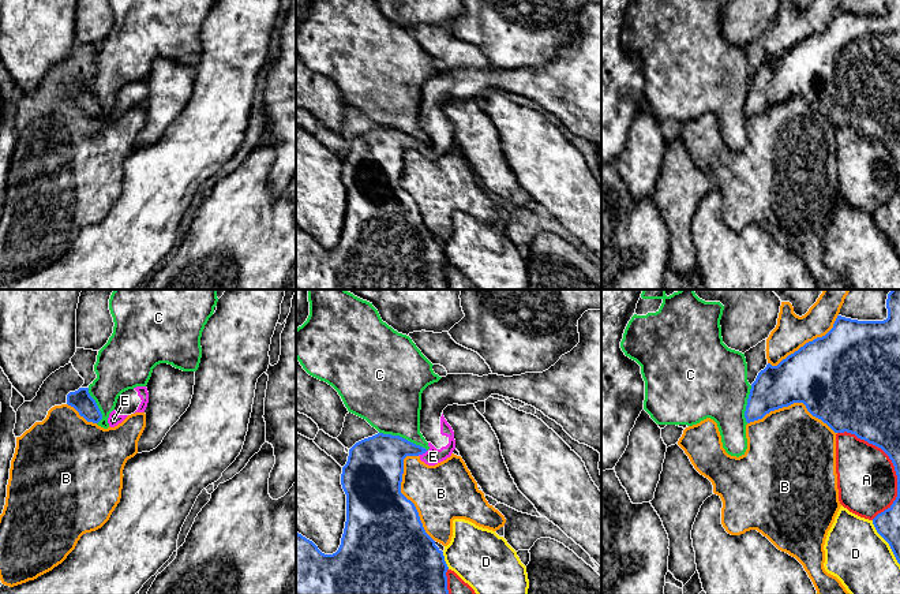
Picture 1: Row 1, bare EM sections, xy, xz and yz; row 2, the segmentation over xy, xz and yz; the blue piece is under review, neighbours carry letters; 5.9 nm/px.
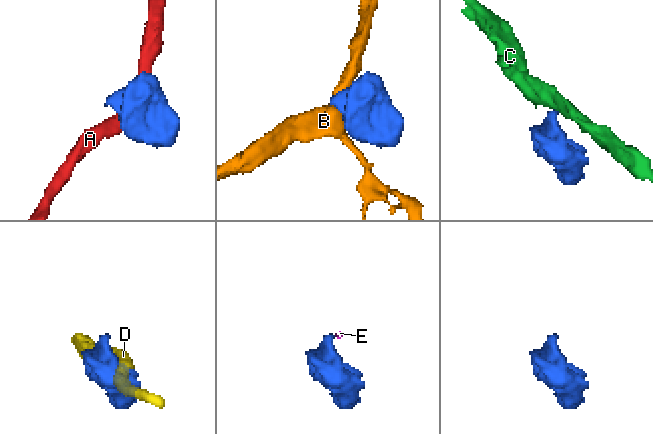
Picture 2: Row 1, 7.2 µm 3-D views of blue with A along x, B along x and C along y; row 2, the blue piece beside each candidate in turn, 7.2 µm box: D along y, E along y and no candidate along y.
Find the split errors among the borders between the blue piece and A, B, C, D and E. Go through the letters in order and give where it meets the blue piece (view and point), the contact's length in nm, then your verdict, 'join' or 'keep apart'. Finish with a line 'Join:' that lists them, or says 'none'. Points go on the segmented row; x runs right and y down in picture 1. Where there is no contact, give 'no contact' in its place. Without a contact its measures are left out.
A: contact yz (893, 464); length 550 nm; keep apart
B: contact xz (407, 499); length 550 nm; keep apart
C: contact xz (404, 439); length 300 nm; keep apart
D: contact xz (443, 560); length 110 nm; keep apart
E: contact xz (422, 454); length 70 nm; join
Join: E

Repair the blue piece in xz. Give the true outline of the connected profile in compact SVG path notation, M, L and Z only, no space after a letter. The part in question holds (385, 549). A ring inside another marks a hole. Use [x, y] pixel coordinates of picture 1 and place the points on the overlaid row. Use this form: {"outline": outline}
{"outline": "M588 310L578 320L580 343L543 373L525 373L505 377L498 374L447 374L428 385L421 393L420 433L430 449L416 445L400 436L378 433L356 442L349 449L342 467L341 485L346 494L346 522L341 545L333 554L322 553L318 546L296 531L296 594L449 594L449 569L443 552L425 533L415 504L401 493L404 459L419 456L428 466L435 466L451 456L455 449L454 432L443 416L447 406L475 404L491 395L520 400L555 421L580 444L601 453L601 310Z"}

